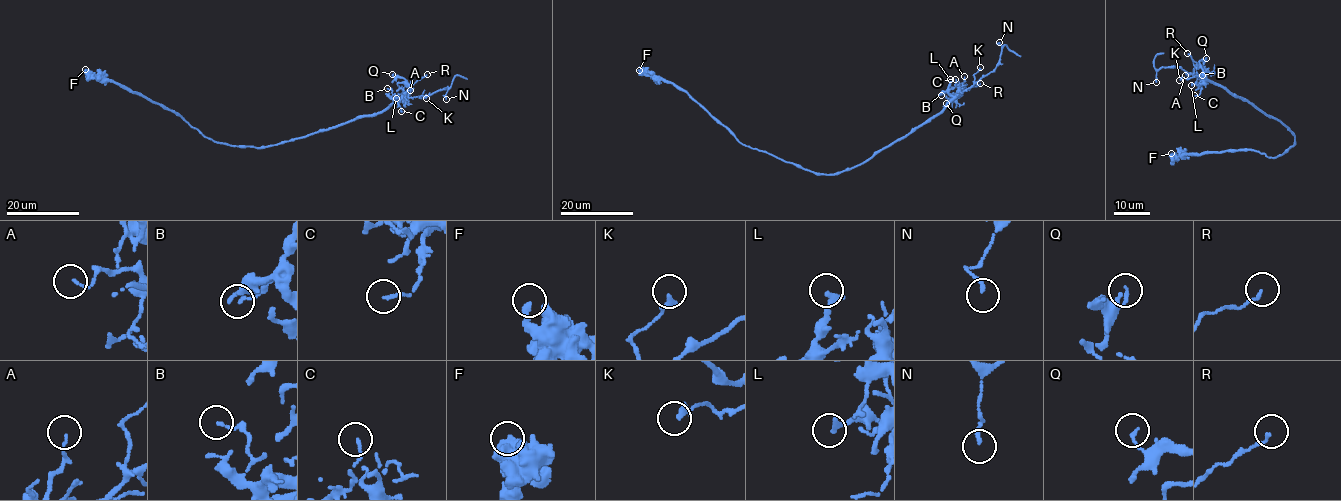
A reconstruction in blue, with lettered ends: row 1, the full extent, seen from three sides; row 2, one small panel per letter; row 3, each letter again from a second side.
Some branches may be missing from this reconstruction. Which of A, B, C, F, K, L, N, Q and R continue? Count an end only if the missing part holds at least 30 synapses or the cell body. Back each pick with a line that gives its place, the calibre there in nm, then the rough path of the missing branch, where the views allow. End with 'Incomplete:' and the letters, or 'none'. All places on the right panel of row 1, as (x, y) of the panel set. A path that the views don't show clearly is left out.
Incomplete: none

